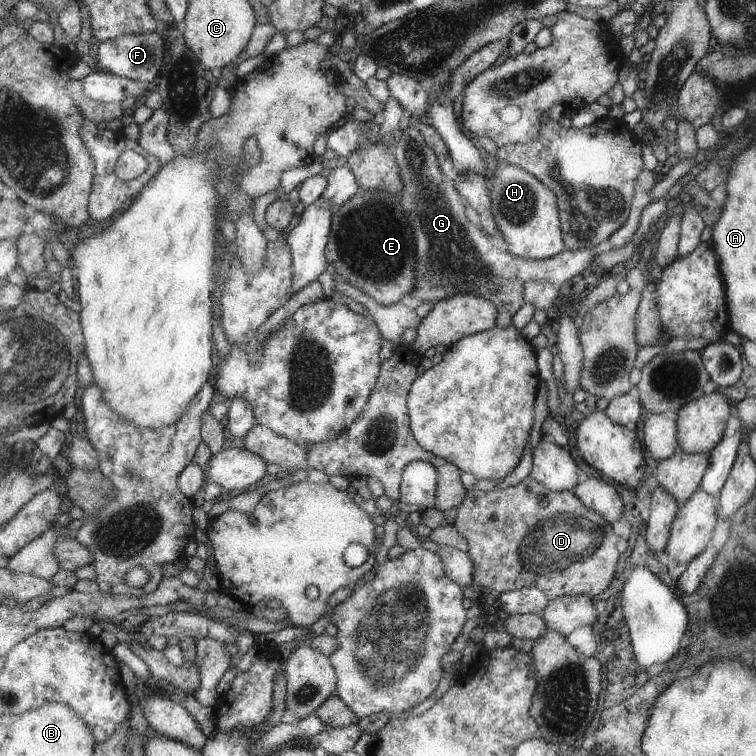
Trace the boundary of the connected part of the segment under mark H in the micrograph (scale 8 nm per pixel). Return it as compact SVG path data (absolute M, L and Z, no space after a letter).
M515 165L503 166L489 178L493 214L499 225L504 245L518 257L545 260L567 250L562 231L558 196L538 177Z

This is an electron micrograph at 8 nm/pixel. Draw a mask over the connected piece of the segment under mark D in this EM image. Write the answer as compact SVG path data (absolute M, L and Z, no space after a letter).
M529 474L515 486L507 487L506 489L493 489L490 491L469 490L456 514L455 526L462 532L462 535L469 543L467 552L475 563L474 582L498 593L514 591L525 587L535 587L541 589L550 600L562 597L563 595L589 595L593 597L601 594L603 590L607 590L609 584L613 582L613 578L617 576L617 564L621 560L619 550L617 550L619 538L611 531L611 528L613 528L611 523L602 514L587 508L586 504L583 504L583 501L579 500L579 496L573 491L555 492L548 489L538 480L535 480L532 474Z

